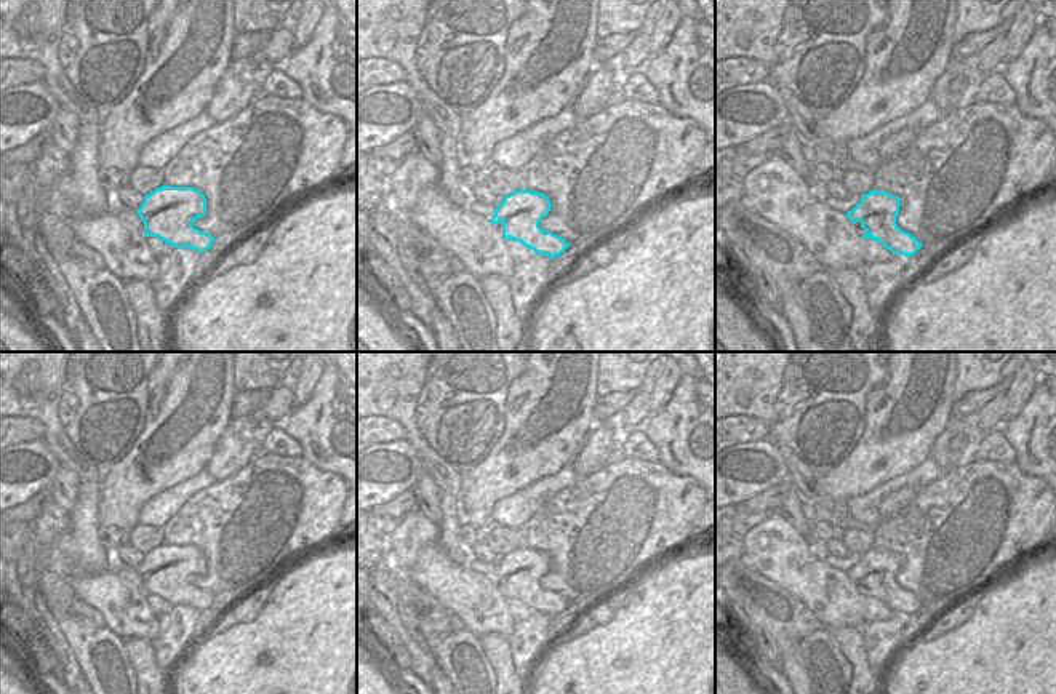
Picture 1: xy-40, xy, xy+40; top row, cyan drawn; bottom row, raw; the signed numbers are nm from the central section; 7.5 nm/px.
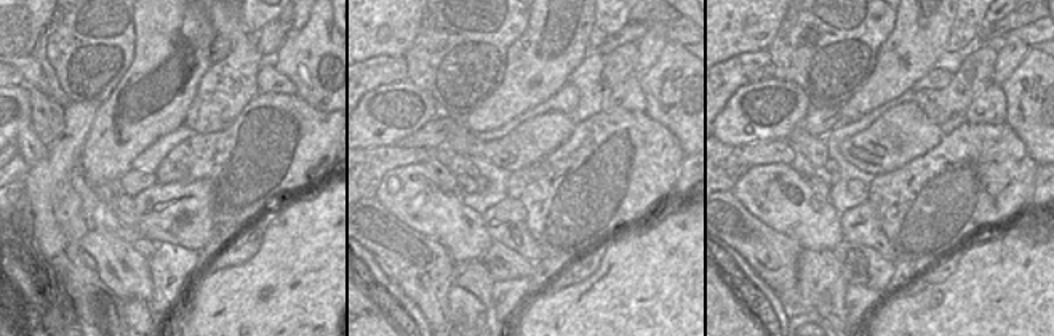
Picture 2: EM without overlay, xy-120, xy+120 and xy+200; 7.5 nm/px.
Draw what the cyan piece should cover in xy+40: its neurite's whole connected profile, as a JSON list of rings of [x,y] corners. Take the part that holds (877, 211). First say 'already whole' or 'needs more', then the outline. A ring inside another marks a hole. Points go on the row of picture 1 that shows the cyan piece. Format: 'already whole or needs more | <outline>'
needs more | [[[872,190],[861,197],[861,201],[846,213],[858,235],[872,238],[890,249],[893,254],[914,256],[923,245],[909,232],[898,227],[899,198]]]

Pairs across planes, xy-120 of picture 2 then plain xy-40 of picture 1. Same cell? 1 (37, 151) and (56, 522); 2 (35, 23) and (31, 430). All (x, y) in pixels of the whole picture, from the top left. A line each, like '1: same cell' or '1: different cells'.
1: same cell
2: different cells

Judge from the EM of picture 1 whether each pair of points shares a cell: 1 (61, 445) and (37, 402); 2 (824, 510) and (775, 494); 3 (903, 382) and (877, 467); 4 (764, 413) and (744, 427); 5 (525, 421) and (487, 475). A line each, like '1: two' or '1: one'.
1: one
2: two
3: one
4: two
5: one

